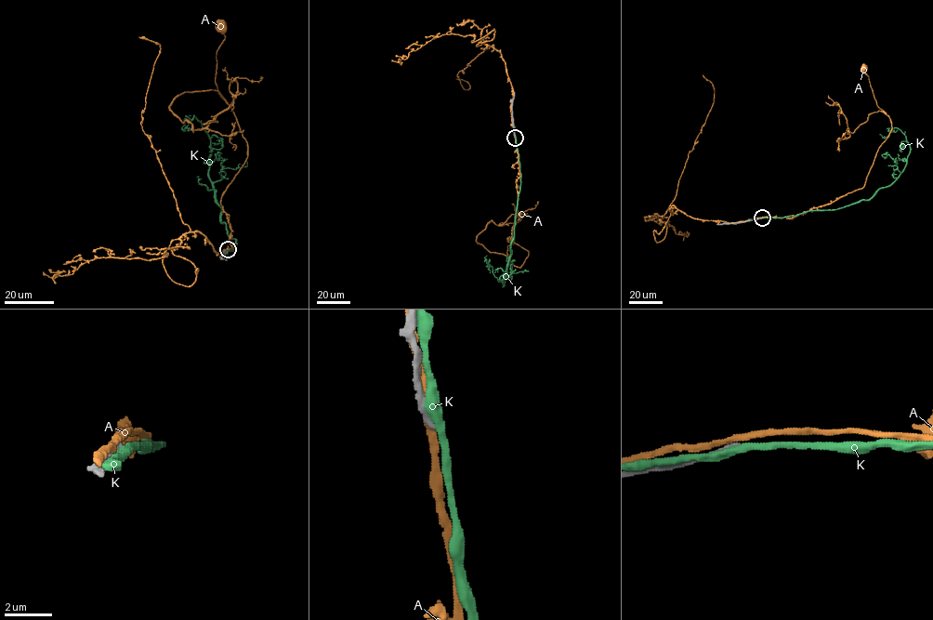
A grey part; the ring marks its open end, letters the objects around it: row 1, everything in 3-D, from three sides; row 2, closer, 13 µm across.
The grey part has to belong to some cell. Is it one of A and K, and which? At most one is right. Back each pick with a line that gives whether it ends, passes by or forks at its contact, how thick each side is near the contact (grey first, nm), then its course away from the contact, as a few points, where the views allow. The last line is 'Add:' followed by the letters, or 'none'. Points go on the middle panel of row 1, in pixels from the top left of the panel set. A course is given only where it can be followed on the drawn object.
Add: none

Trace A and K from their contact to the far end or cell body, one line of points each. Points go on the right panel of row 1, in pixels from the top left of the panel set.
A: (761, 217), (793, 217), (829, 204), (863, 186), (876, 152), (891, 128), (890, 118), (877, 105), (863, 69)
K: (761, 218), (834, 210), (870, 199), (889, 186), (904, 168), (910, 144), (897, 128), (886, 138), (879, 134)

